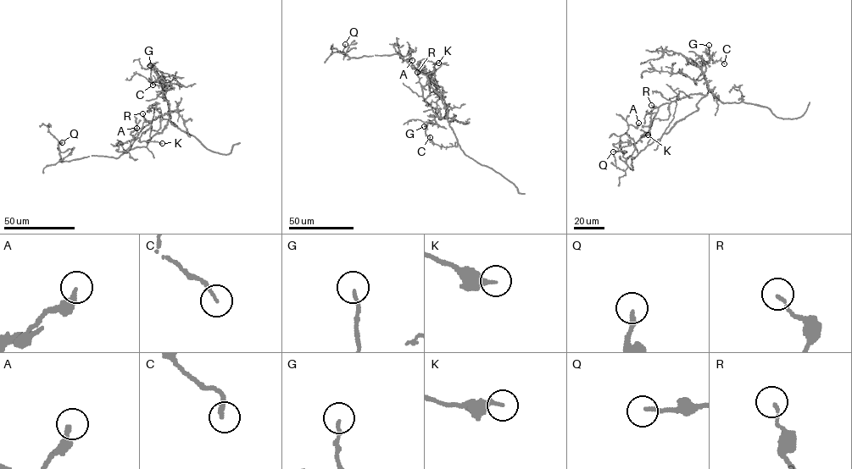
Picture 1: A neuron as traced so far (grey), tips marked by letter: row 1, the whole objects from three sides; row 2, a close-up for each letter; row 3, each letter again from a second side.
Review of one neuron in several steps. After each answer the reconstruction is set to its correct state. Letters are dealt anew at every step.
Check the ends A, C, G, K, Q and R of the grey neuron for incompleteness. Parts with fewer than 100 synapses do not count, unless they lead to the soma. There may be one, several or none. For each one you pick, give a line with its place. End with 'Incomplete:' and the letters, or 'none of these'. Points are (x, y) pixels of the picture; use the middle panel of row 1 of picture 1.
Incomplete: none of these

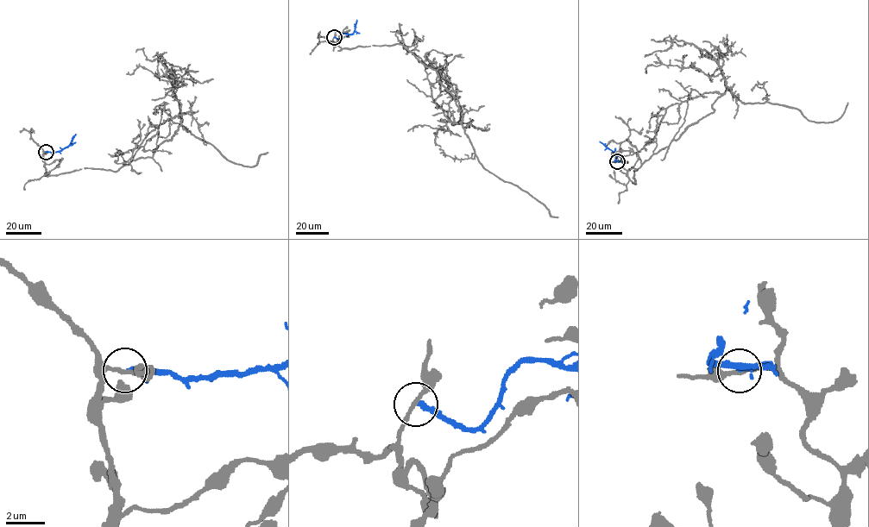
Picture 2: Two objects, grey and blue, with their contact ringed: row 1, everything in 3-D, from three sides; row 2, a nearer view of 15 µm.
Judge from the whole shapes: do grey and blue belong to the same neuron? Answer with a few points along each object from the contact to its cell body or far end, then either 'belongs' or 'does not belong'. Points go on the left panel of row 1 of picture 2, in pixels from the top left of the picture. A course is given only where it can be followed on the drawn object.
course grey (46, 152), (49, 175), (116, 171), (151, 157), (180, 113), (184, 128), (230, 161), (254, 166), (267, 153); course blue (46, 152), (59, 152), (71, 142), (75, 134); does not belong

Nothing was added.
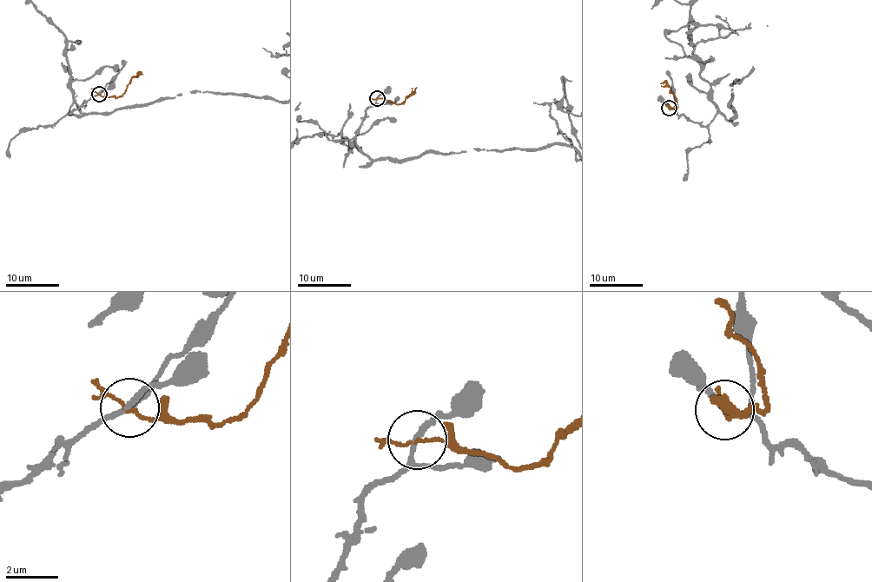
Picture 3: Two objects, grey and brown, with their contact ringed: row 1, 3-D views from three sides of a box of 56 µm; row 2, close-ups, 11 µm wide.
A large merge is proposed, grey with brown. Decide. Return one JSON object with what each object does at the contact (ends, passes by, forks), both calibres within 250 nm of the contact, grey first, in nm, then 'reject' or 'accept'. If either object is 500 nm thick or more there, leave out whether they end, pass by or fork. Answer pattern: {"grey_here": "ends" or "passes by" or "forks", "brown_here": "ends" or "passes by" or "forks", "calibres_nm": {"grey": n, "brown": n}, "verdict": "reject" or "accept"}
{"grey_here": "forks", "brown_here": "passes by", "calibres_nm": {"grey": 160, "brown": 100}, "verdict": "reject"}

